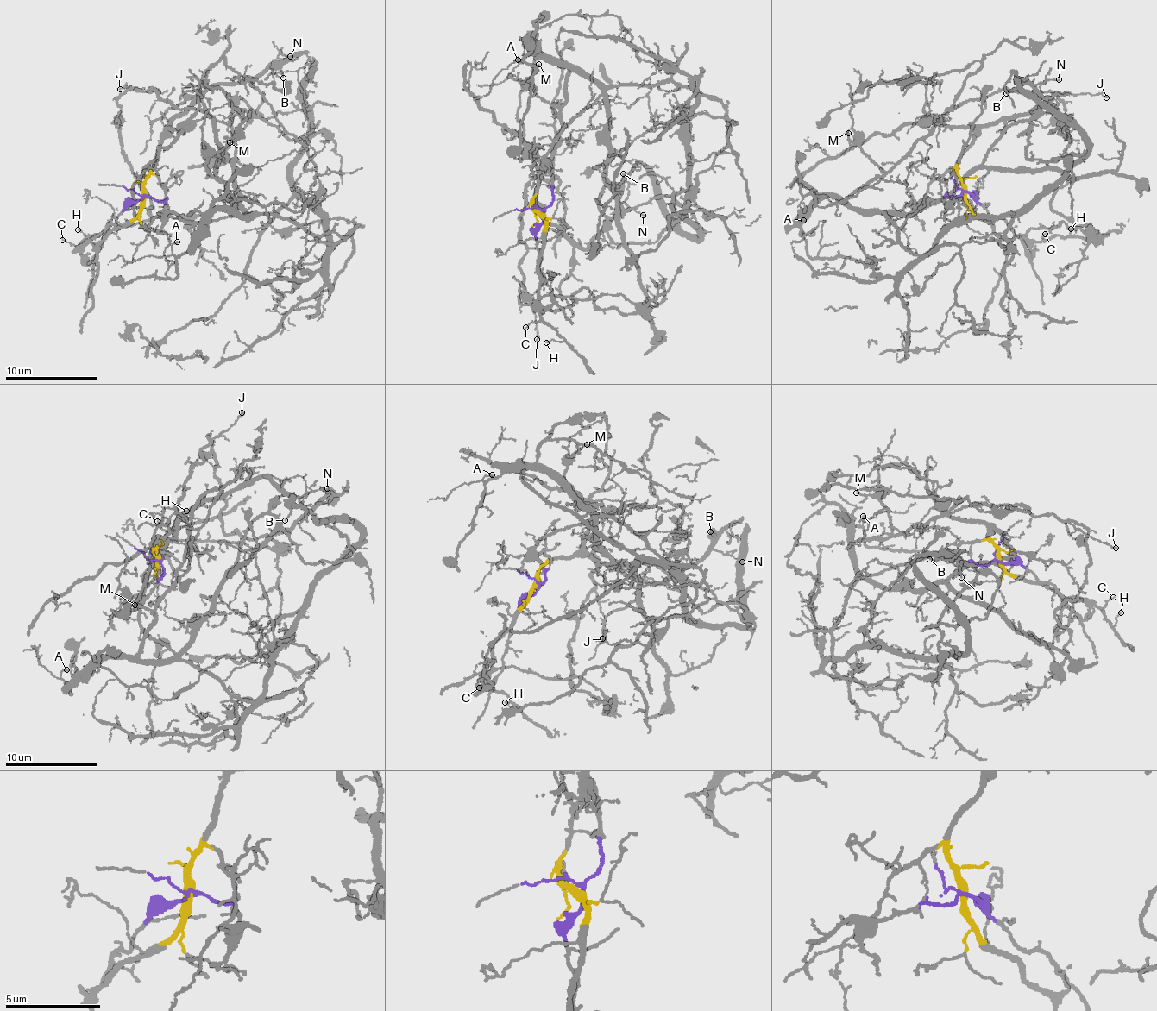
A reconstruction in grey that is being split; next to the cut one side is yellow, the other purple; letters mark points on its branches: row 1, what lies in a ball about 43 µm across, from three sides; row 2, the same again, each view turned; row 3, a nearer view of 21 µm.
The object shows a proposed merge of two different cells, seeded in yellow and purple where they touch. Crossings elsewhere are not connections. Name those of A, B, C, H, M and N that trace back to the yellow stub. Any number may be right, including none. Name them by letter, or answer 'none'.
B, C, H, N

